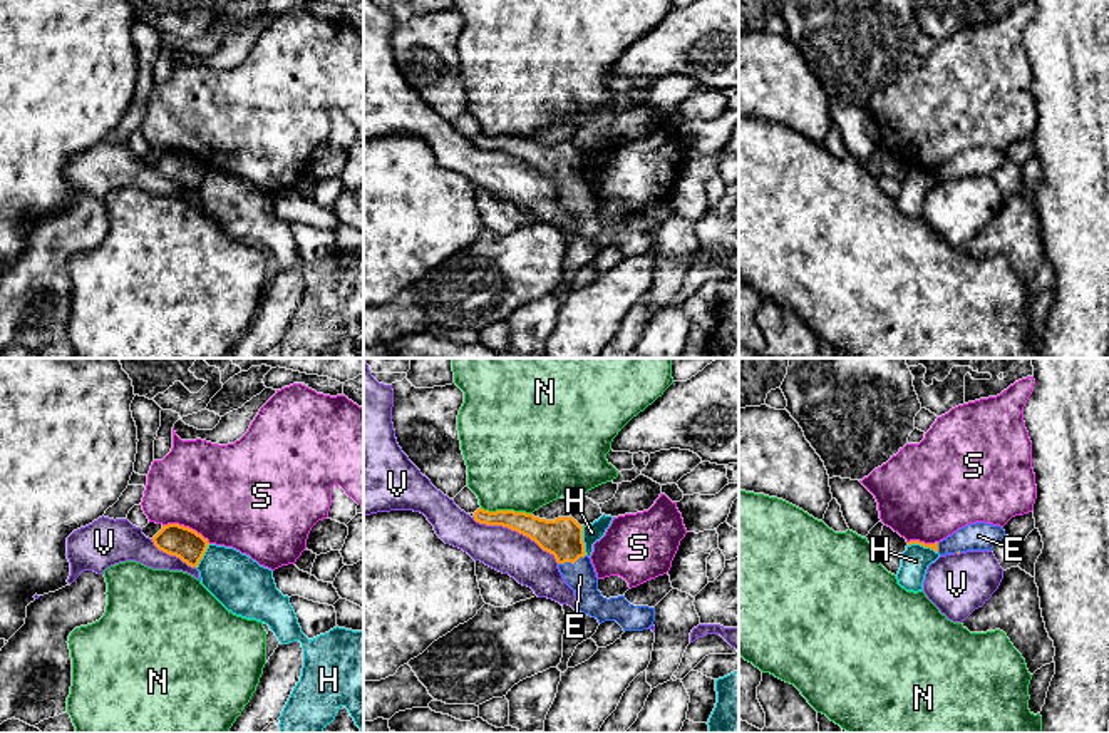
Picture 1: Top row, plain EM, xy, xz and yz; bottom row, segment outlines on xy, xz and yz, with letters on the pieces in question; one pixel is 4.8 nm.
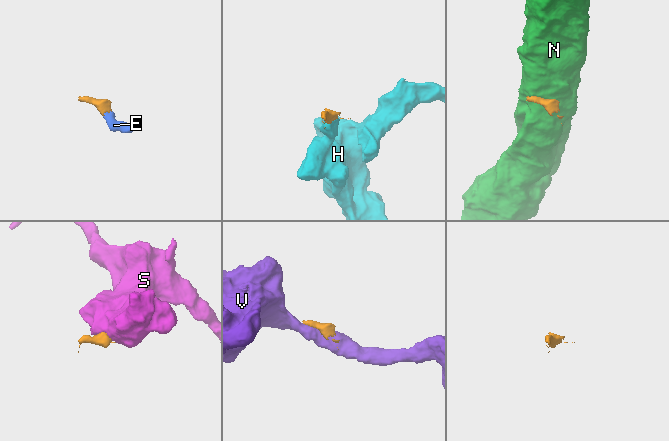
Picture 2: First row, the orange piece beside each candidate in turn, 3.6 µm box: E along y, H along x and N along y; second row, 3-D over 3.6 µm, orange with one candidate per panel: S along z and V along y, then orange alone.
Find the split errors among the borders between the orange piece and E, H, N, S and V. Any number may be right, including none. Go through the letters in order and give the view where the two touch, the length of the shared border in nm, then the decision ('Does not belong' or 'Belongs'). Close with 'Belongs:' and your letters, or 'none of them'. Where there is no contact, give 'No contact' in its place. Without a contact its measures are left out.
E: Touches orange in xz. Shared border 140 nm. Belongs
H: Touches orange in xz. Shared border 150 nm. Does not belong
N: Touches orange in xz. Shared border 260 nm. Does not belong
S: Touches orange in xy. Shared border 240 nm. Does not belong
V: Touches orange in xz. Shared border 460 nm. Does not belong
Belongs: E

